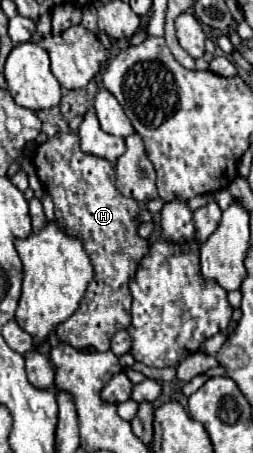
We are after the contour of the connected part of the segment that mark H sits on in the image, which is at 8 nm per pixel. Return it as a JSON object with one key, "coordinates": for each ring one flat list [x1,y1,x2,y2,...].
{"coordinates":[[59,131,55,137,35,147,31,161,43,189,55,203,55,219,61,231,81,239,95,269,95,277,87,285,79,309,57,325,57,337,75,349,93,345,97,351,107,351,113,333,127,329,131,323,131,293,127,283,149,247,147,239,137,235,135,215,139,205,117,191,115,165,111,161,81,151,77,133]]}

